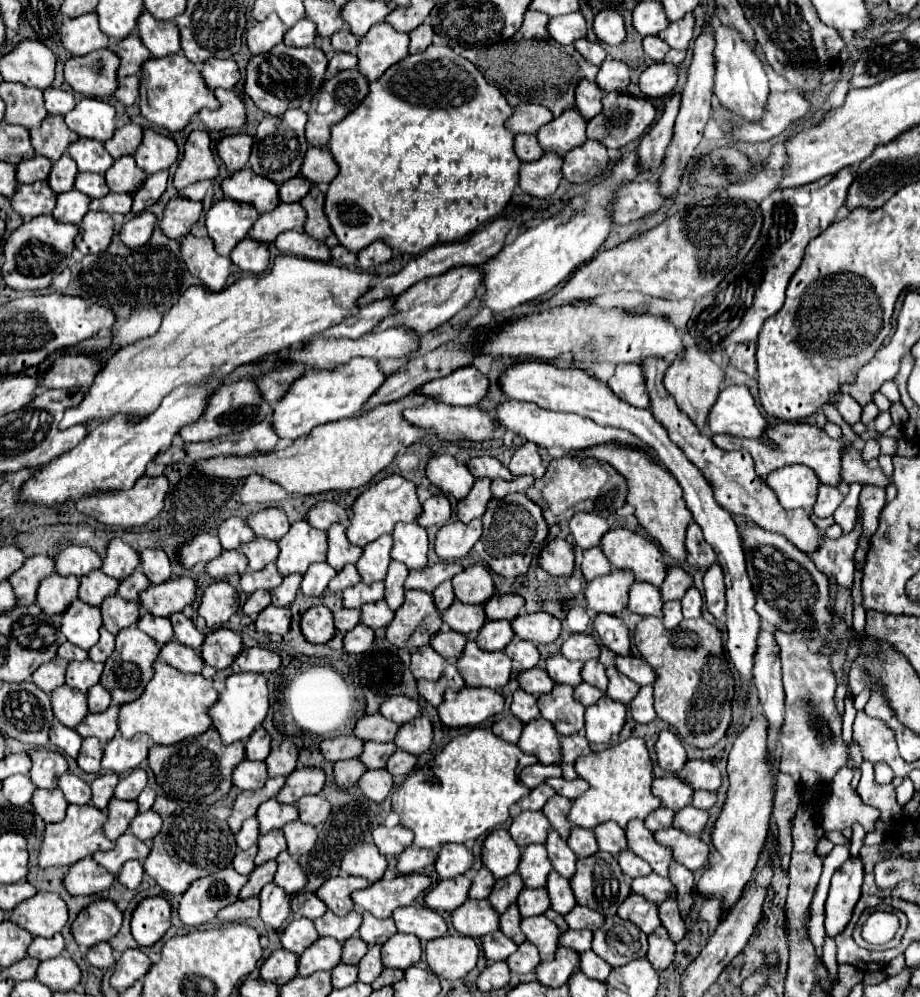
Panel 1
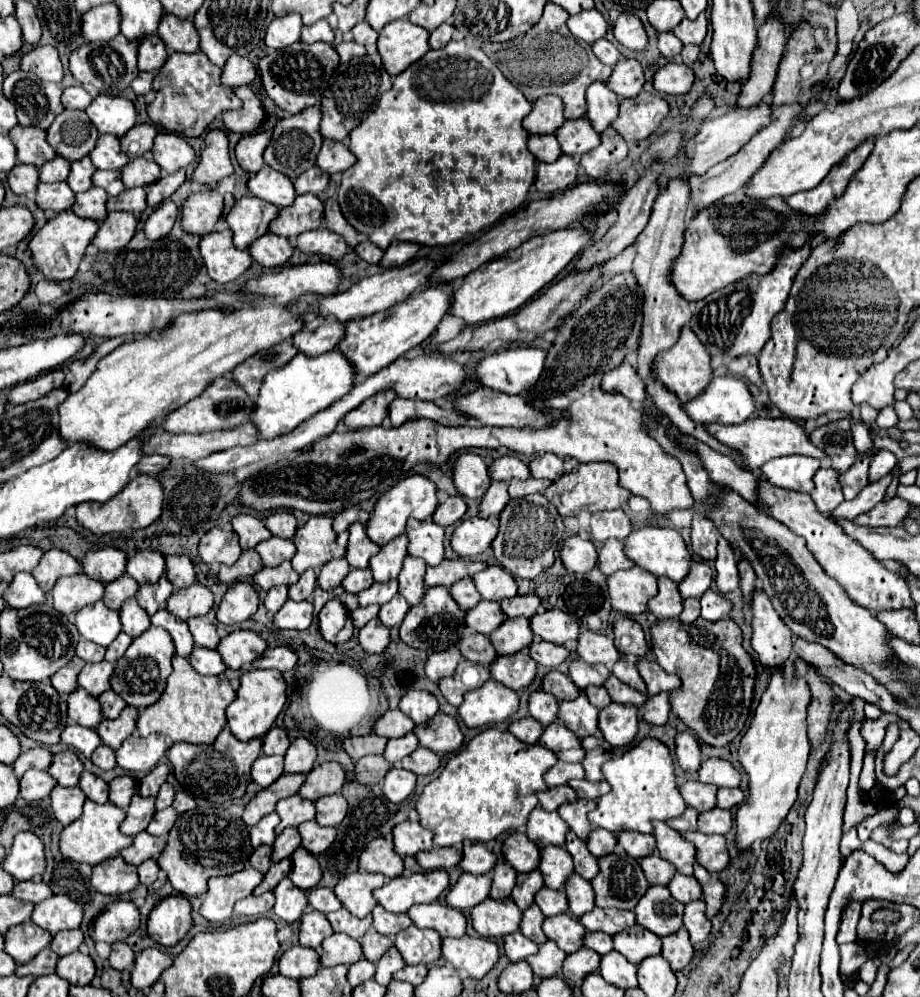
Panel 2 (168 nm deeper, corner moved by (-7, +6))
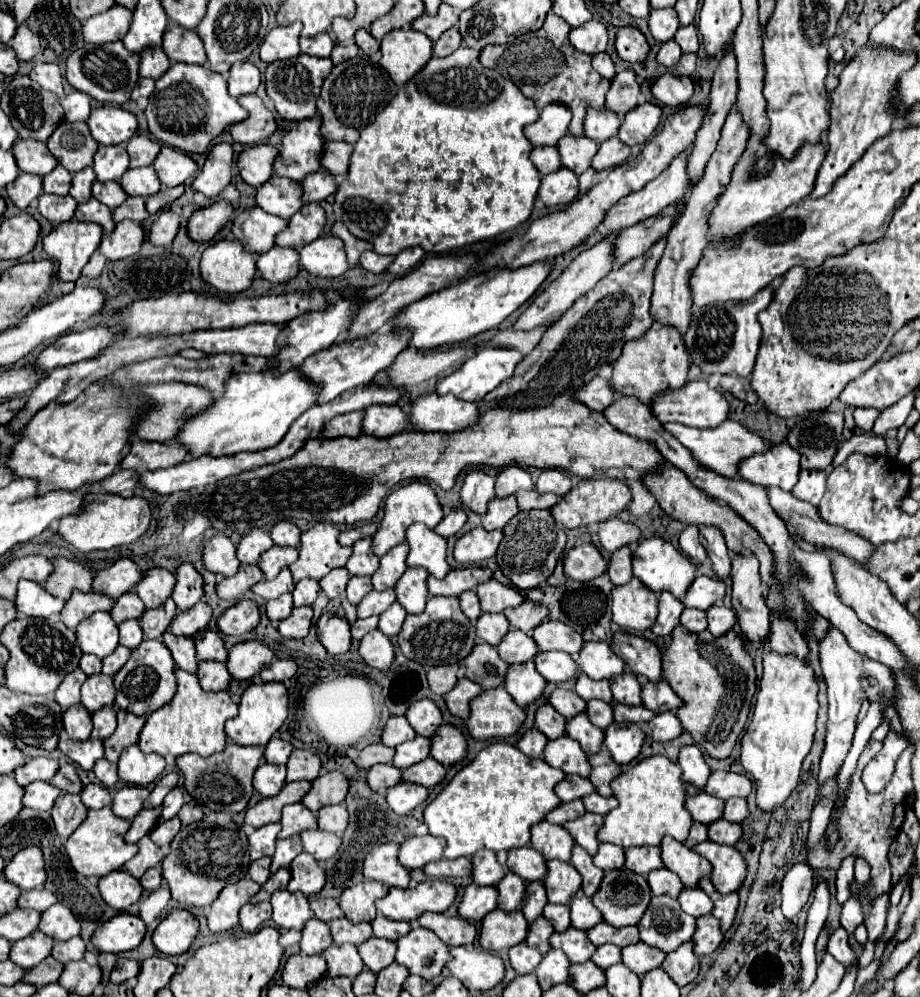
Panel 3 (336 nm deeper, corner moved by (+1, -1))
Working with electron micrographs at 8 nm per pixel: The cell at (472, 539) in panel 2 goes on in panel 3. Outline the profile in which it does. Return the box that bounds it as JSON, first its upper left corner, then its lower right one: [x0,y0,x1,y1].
[454,527,502,565]

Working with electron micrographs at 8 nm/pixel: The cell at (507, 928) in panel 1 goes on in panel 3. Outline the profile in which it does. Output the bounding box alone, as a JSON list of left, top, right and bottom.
[526,917,552,955]

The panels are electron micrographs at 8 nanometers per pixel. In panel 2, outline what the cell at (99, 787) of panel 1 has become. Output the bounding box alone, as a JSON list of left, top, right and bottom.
[110,776,138,810]

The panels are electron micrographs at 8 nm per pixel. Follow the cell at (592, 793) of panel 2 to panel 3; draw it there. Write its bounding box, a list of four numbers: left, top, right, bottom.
[582,793,618,815]

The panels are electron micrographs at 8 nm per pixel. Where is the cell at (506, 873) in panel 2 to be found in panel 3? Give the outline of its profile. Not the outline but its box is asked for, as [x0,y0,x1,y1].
[496,871,526,911]

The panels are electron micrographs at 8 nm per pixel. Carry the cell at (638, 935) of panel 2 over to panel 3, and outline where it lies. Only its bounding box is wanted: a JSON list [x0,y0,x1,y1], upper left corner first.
[622,941,666,977]

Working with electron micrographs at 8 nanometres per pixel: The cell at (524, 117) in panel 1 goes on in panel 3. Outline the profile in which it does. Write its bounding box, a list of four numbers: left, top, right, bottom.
[524,105,570,145]

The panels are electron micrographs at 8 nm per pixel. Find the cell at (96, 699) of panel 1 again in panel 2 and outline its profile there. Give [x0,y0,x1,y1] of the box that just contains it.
[98,690,126,720]

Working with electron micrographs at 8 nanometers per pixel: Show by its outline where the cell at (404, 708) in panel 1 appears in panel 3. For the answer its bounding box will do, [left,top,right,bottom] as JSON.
[404,699,444,737]

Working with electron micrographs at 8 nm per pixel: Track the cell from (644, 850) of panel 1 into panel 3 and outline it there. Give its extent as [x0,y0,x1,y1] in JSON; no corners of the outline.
[660,837,712,887]

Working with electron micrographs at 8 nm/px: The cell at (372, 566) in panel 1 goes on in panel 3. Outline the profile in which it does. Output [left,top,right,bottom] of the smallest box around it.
[372,543,408,591]

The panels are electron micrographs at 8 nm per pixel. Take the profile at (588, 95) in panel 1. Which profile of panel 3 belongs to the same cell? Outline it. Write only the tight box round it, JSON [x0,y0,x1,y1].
[584,109,620,143]

